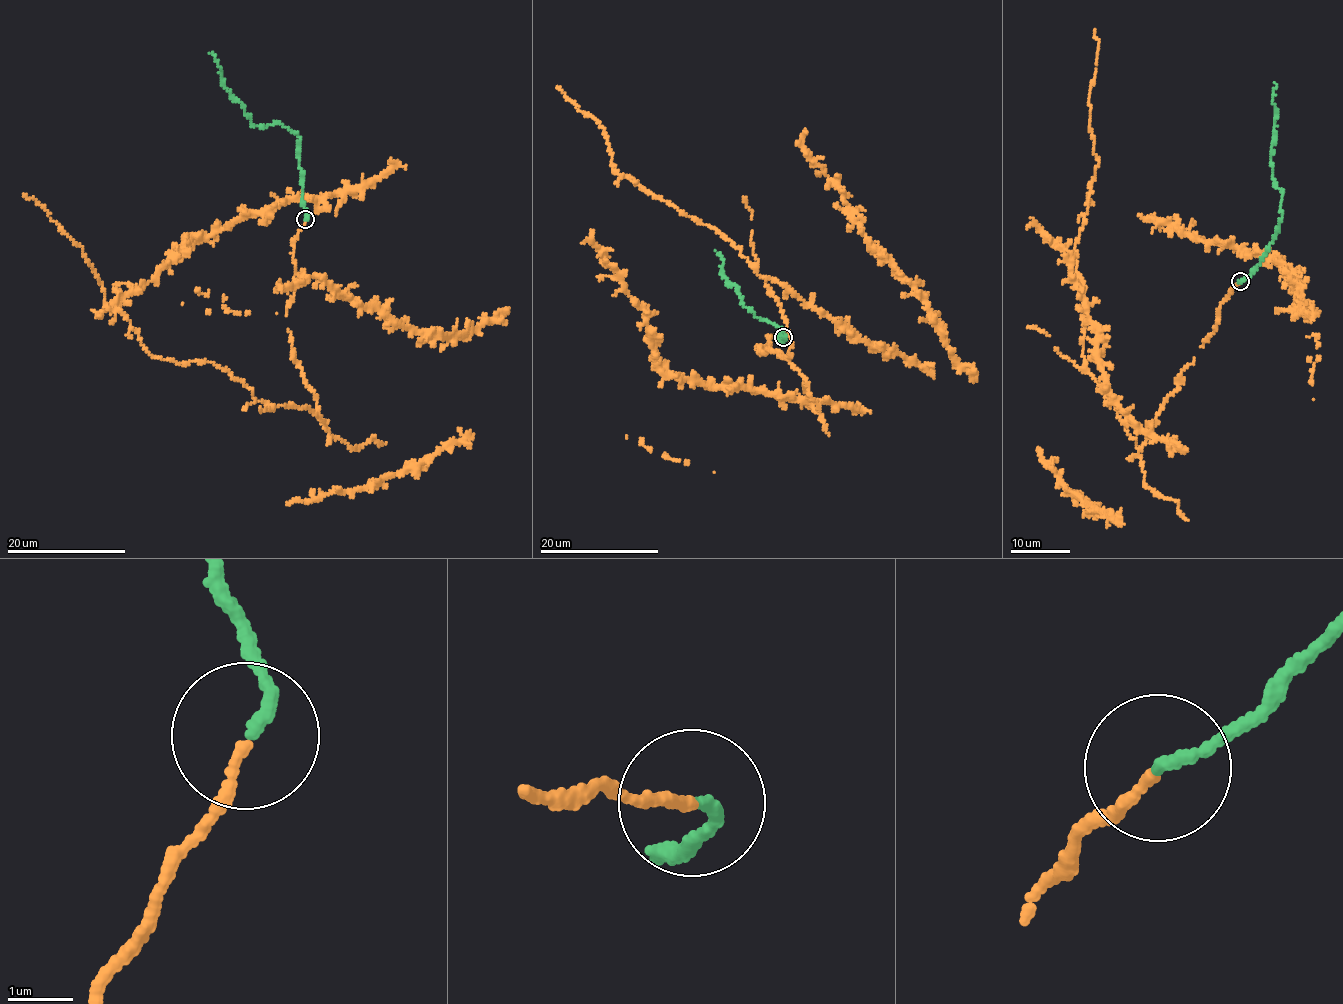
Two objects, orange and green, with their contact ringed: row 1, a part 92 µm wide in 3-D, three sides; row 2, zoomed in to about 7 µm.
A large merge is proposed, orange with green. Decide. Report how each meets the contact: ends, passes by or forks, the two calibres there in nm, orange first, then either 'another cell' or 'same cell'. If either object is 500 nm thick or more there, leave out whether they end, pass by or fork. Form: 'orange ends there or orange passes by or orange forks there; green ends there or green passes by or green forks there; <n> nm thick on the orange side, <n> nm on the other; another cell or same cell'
orange ends there; green ends there; 160 nm thick on the orange side, 180 nm on the other; same cell

